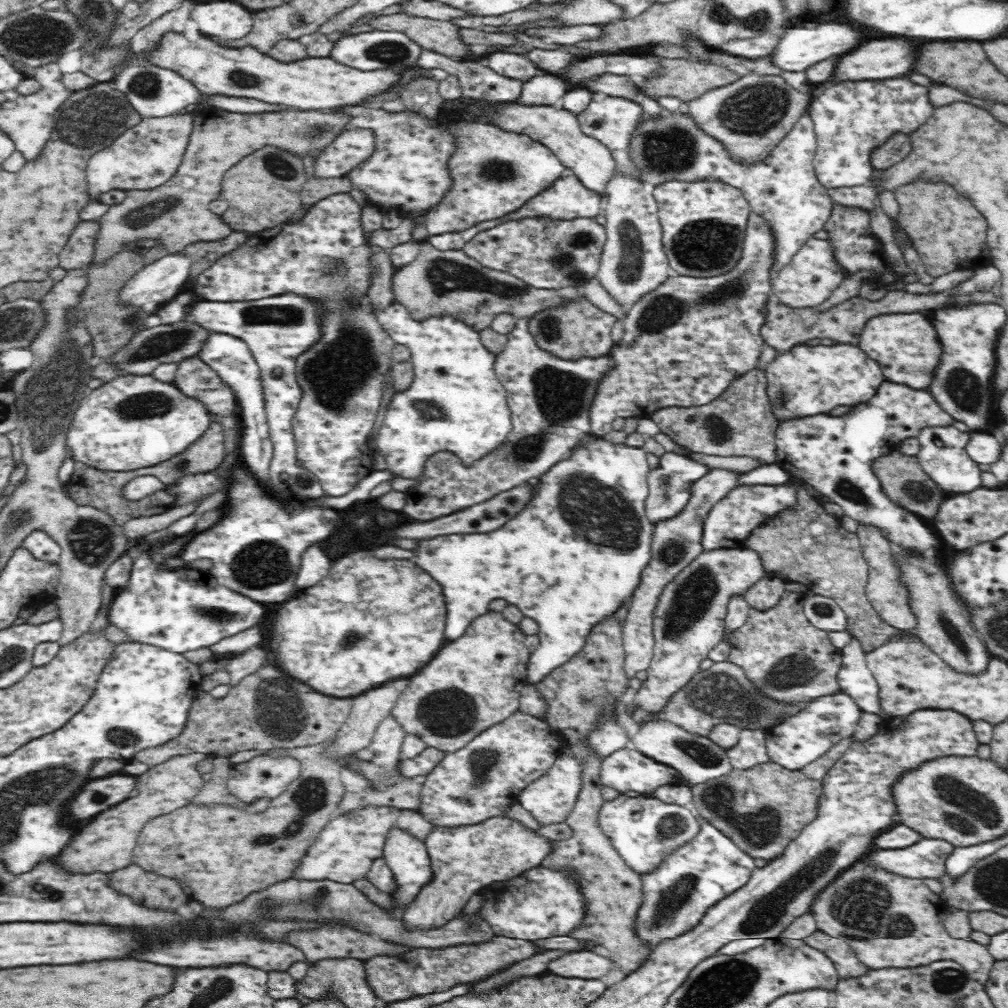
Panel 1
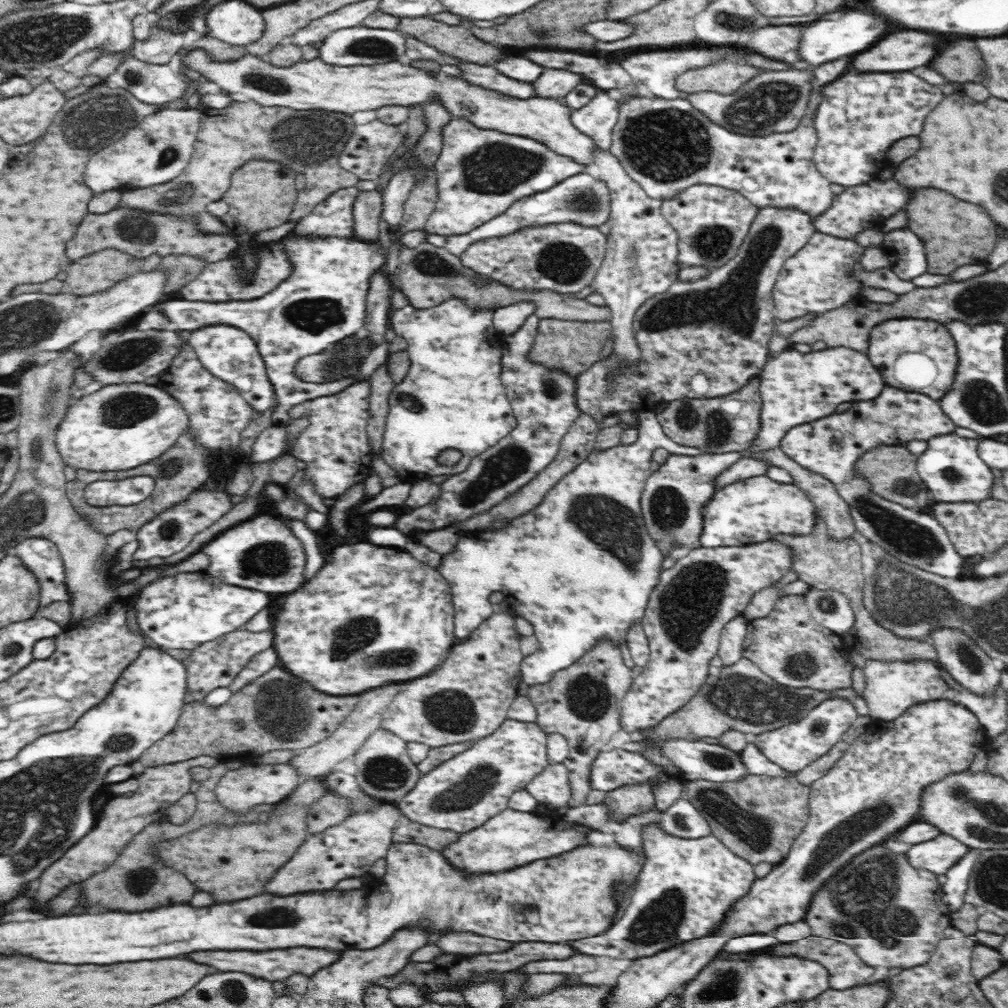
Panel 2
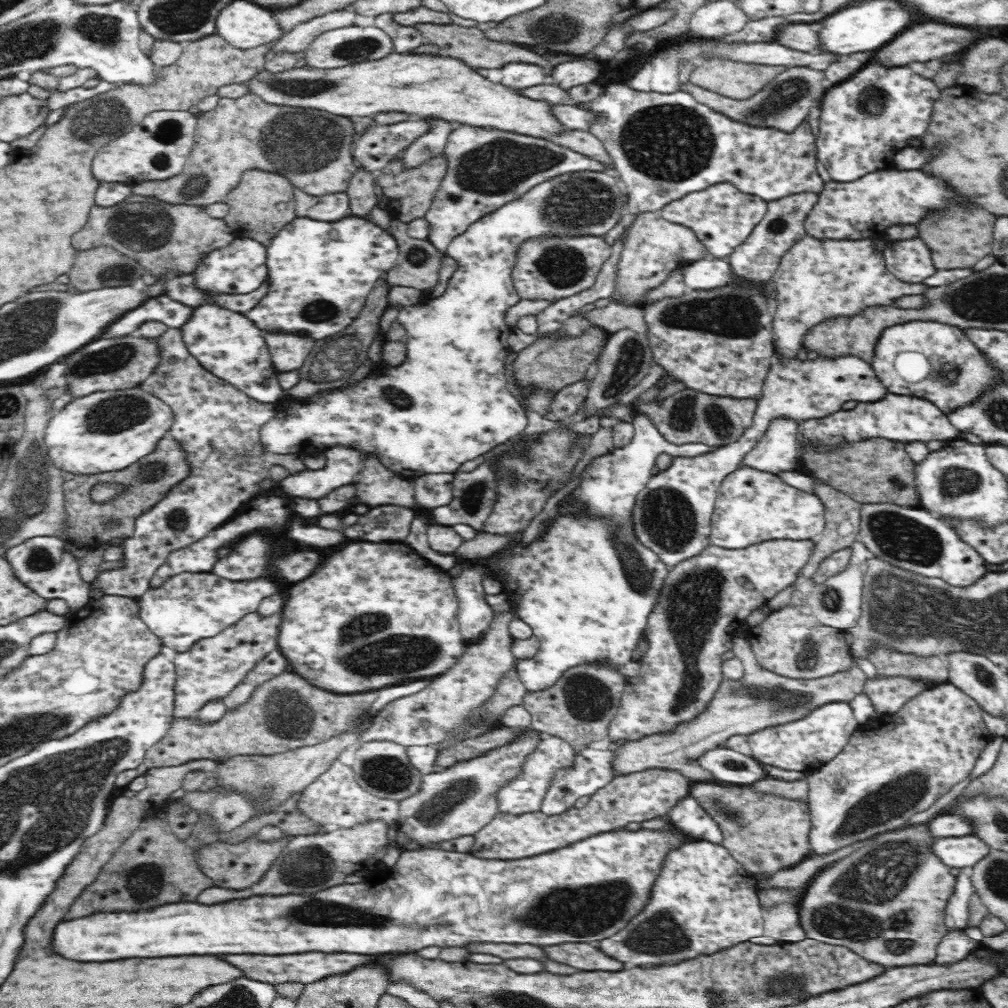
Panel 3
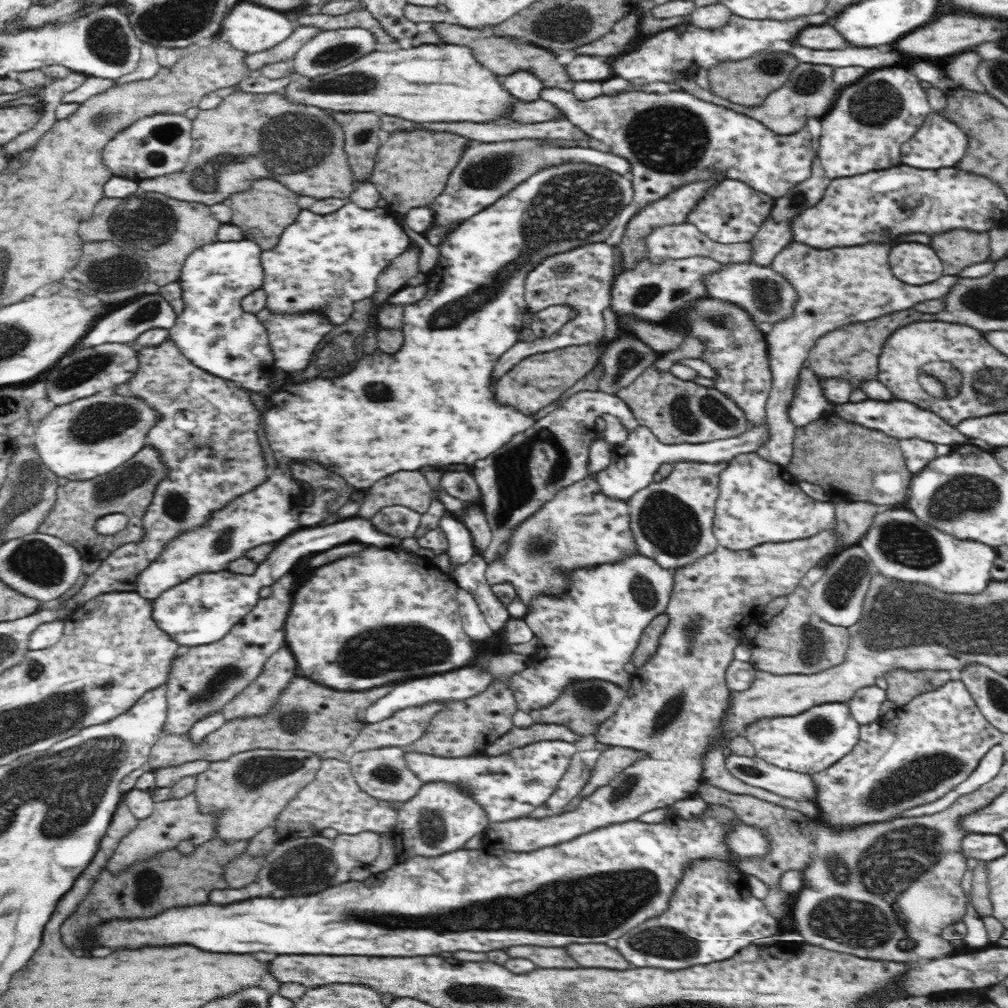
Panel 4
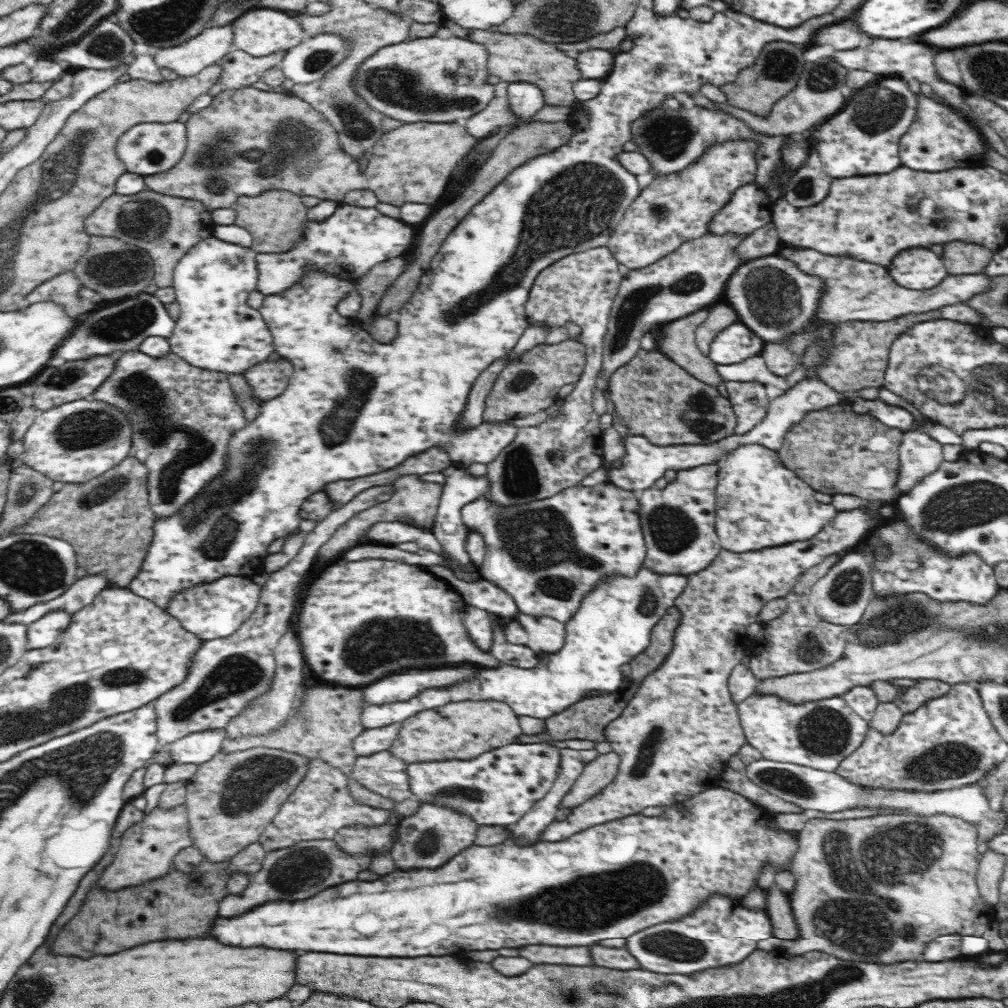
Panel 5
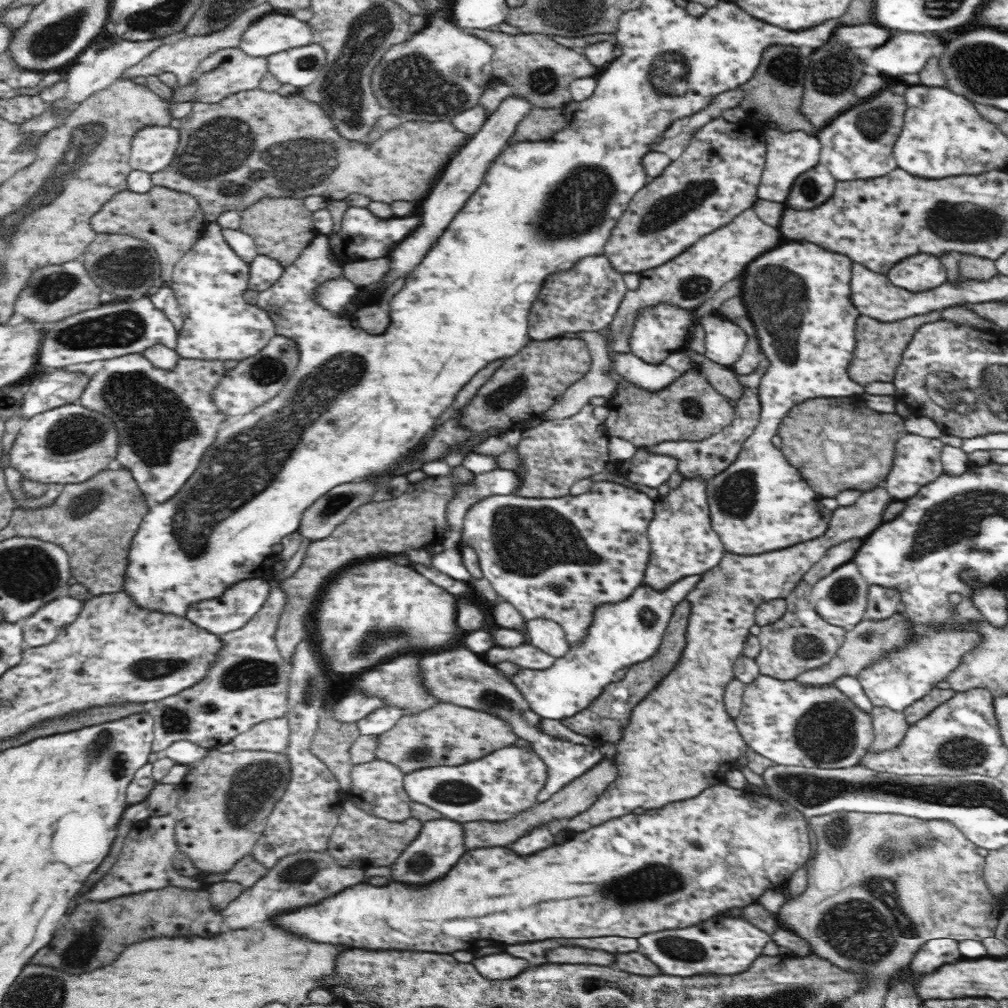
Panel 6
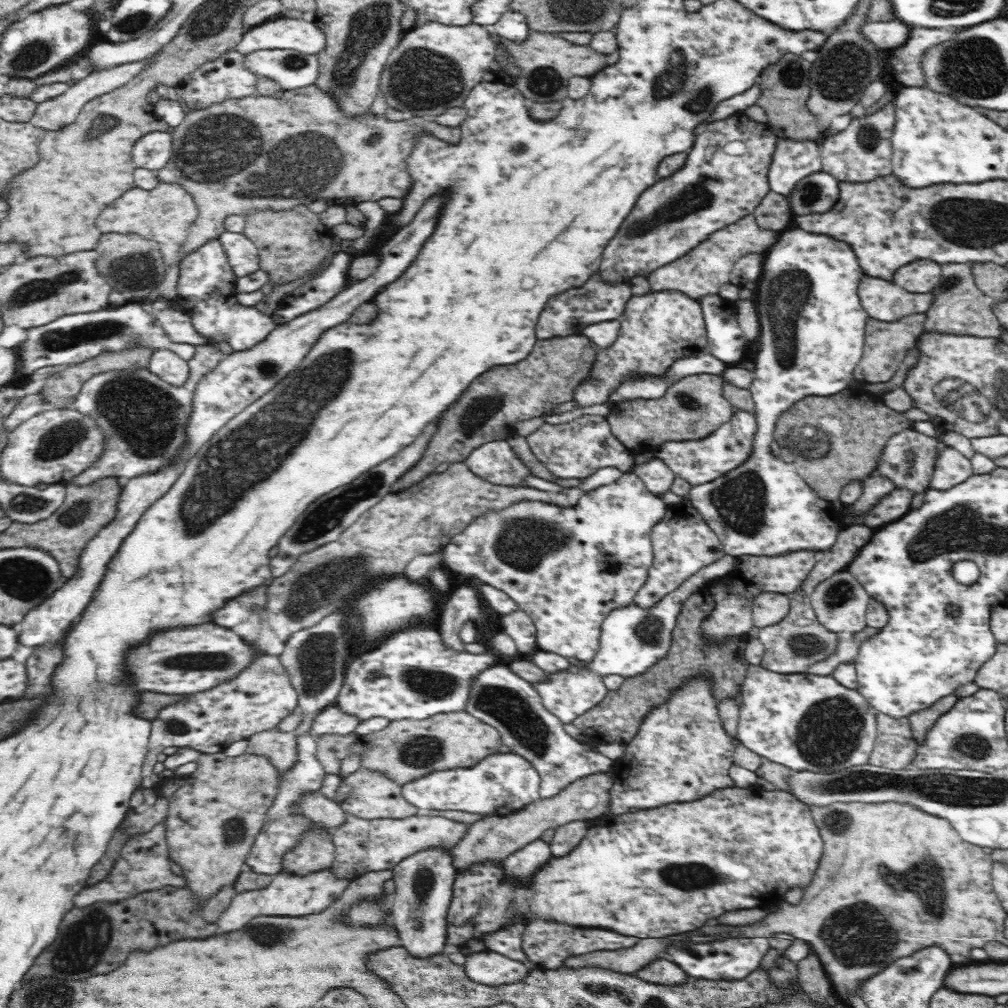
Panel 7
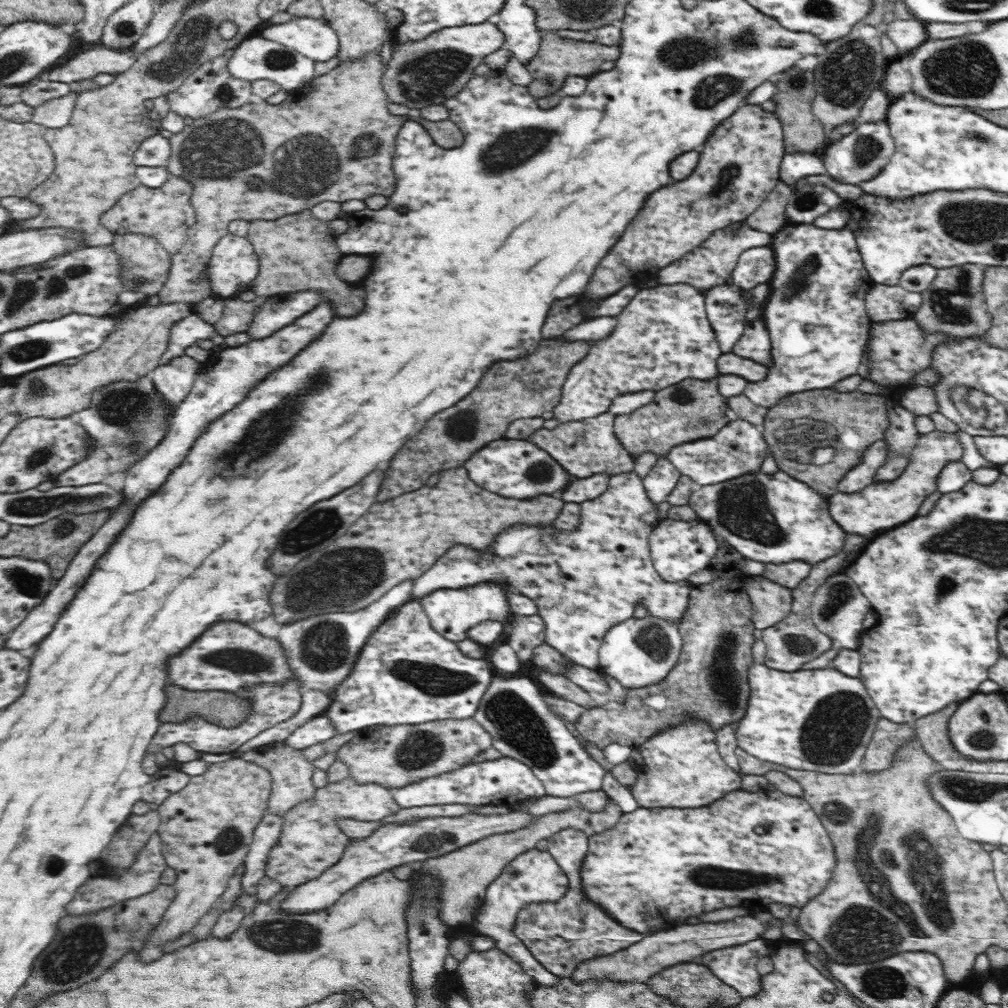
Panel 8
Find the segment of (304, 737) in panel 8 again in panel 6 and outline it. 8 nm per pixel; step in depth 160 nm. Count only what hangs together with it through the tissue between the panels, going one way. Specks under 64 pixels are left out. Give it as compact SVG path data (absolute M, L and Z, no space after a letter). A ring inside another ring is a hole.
M344 694L332 706L332 714L335 714L338 721L356 723L357 720L368 716L382 706L382 699L378 697L368 697L368 695L363 694Z

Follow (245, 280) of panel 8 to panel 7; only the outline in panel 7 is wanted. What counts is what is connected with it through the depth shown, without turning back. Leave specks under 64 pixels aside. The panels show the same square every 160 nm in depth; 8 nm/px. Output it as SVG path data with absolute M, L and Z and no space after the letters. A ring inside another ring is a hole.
M225 230L218 239L236 278L260 269L258 249L244 233Z

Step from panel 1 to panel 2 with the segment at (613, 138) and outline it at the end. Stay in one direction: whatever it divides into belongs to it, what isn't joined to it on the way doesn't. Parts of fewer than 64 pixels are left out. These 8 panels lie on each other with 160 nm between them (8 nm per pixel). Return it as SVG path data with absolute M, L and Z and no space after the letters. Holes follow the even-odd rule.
M598 94L582 108L571 109L575 128L594 140L596 146L608 150L612 143L613 129L618 122L620 103L604 94Z

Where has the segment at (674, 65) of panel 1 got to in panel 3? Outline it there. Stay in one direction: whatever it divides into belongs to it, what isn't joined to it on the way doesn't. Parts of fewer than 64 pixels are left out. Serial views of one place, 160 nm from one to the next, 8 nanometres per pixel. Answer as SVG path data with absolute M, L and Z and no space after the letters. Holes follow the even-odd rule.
M714 57L697 63L689 82L727 98L744 100L758 94L758 90L764 90L764 86L784 70L784 66L740 64L728 58Z

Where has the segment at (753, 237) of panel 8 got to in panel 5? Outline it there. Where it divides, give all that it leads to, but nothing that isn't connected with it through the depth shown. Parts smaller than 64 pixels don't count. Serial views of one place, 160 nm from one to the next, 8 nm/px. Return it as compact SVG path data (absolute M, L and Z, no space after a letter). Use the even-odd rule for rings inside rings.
M708 232L685 242L650 266L630 269L628 276L621 280L611 308L607 334L603 338L601 369L592 392L592 407L599 416L606 412L604 392L609 390L611 374L638 354L640 338L654 324L670 323L714 303L724 290L724 283L744 263L736 250L748 235Z

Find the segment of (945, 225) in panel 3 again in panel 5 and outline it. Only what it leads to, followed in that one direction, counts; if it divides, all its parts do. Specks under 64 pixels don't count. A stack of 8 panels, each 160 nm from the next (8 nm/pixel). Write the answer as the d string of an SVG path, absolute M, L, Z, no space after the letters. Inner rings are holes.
M952 241L944 244L942 259L949 274L985 274L992 257L992 251L984 245Z

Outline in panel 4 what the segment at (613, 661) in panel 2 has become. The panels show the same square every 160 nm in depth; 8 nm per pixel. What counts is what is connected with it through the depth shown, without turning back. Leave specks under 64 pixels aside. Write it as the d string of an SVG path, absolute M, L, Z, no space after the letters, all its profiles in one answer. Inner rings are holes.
M586 680L586 682L572 683L572 686L568 686L554 702L541 709L532 709L529 713L535 723L555 722L555 724L569 726L575 734L594 735L596 730L599 730L599 725L608 720L627 697L629 697L628 691L616 684L604 680Z

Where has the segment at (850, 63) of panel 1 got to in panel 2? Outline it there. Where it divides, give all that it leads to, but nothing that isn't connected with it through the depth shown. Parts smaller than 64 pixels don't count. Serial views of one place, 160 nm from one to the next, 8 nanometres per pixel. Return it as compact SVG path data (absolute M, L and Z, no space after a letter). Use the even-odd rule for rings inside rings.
M902 30L880 40L870 50L862 52L854 60L854 68L860 72L902 72L916 66L924 66L936 54L940 36L924 34L918 30Z

